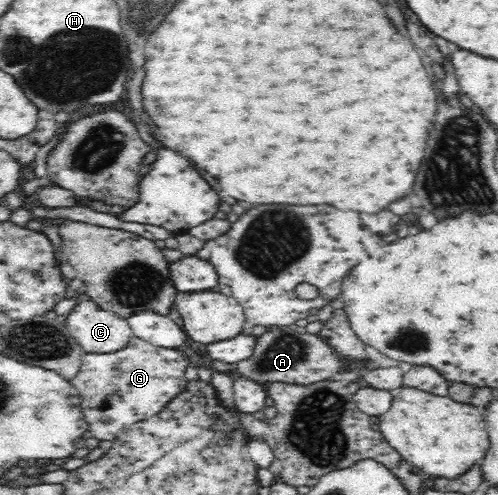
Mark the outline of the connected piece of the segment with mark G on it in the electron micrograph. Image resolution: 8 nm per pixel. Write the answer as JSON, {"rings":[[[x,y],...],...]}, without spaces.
{"rings":[[[133,336],[124,349],[114,353],[82,354],[78,375],[76,379],[72,379],[72,385],[78,389],[78,395],[82,399],[82,412],[92,437],[102,441],[116,439],[116,435],[124,428],[160,414],[188,388],[190,382],[186,373],[192,366],[192,360],[183,350],[154,347],[136,336]]]}

